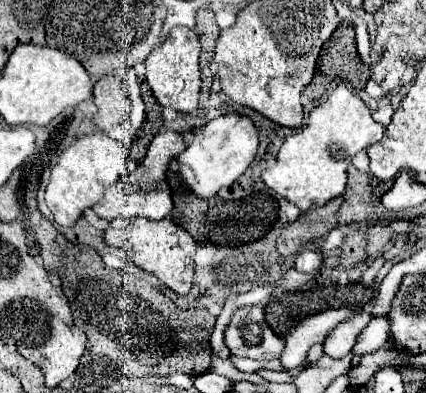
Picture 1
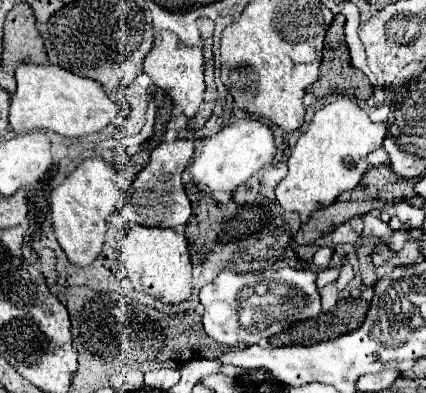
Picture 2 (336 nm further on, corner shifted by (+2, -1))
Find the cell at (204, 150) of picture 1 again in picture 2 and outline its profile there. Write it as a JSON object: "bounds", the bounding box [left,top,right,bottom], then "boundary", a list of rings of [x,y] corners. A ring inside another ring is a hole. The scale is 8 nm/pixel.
{"bounds":[190,119,276,193],"boundary":[[[240,119],[202,141],[202,147],[196,153],[190,171],[196,177],[196,181],[208,185],[210,191],[232,193],[258,169],[272,163],[274,155],[276,155],[276,145],[270,127],[258,119]]]}

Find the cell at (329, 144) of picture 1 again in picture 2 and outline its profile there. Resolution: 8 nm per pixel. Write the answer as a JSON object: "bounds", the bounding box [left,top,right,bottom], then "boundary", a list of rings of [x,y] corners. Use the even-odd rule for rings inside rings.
{"bounds":[276,97,386,215],"boundary":[[[340,97],[334,103],[320,107],[288,157],[288,175],[276,187],[278,203],[286,211],[304,215],[328,207],[342,191],[350,191],[358,185],[366,173],[362,157],[378,149],[384,135],[386,127],[372,123],[370,117],[348,97]]]}

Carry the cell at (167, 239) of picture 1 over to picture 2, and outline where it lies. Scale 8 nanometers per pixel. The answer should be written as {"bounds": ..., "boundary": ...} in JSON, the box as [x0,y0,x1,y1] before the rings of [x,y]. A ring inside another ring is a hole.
{"bounds":[128,225,192,305],"boundary":[[[142,225],[128,229],[128,279],[136,291],[170,305],[186,301],[192,291],[190,269],[188,241],[178,229],[152,229]]]}

